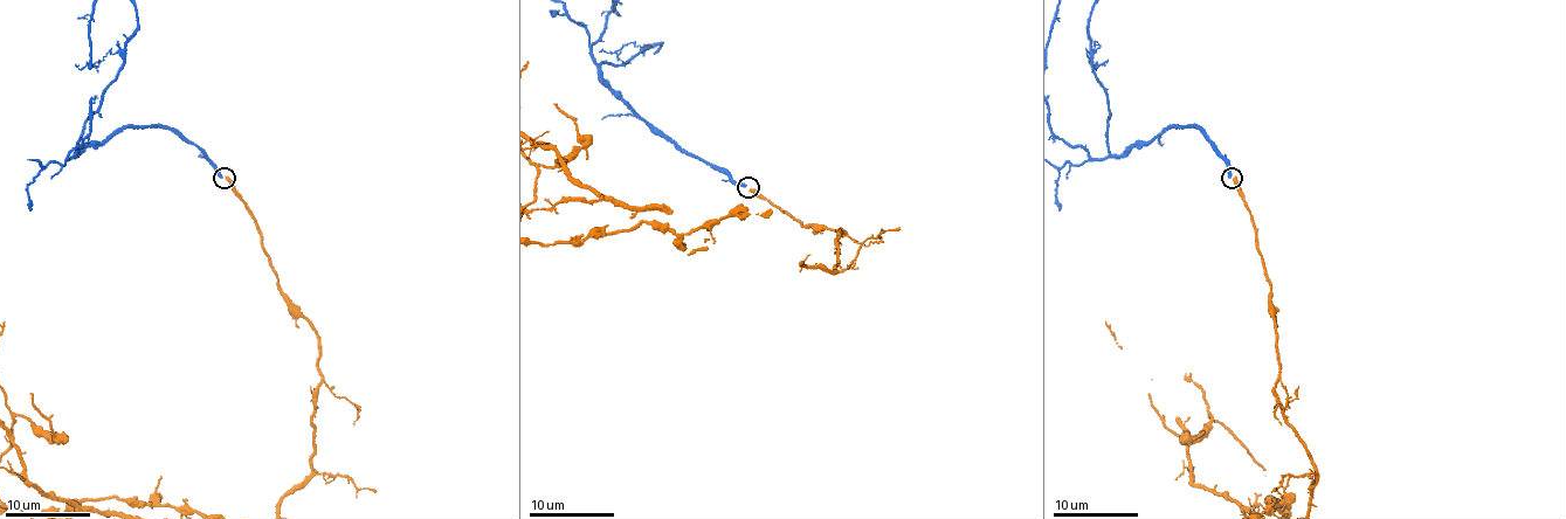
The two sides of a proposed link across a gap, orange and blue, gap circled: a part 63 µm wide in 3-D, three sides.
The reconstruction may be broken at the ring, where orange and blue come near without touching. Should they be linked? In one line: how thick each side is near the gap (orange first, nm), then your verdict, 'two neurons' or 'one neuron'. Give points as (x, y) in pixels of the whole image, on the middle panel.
calibres 320 and 280 nm; two neurons

